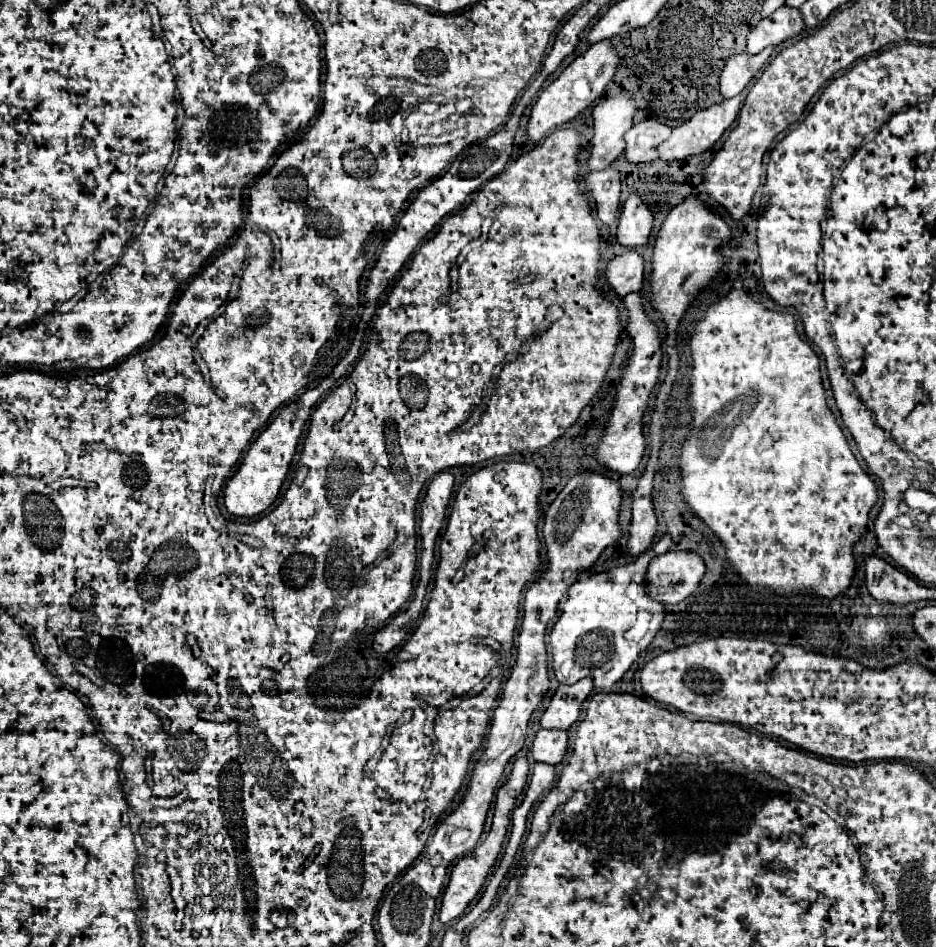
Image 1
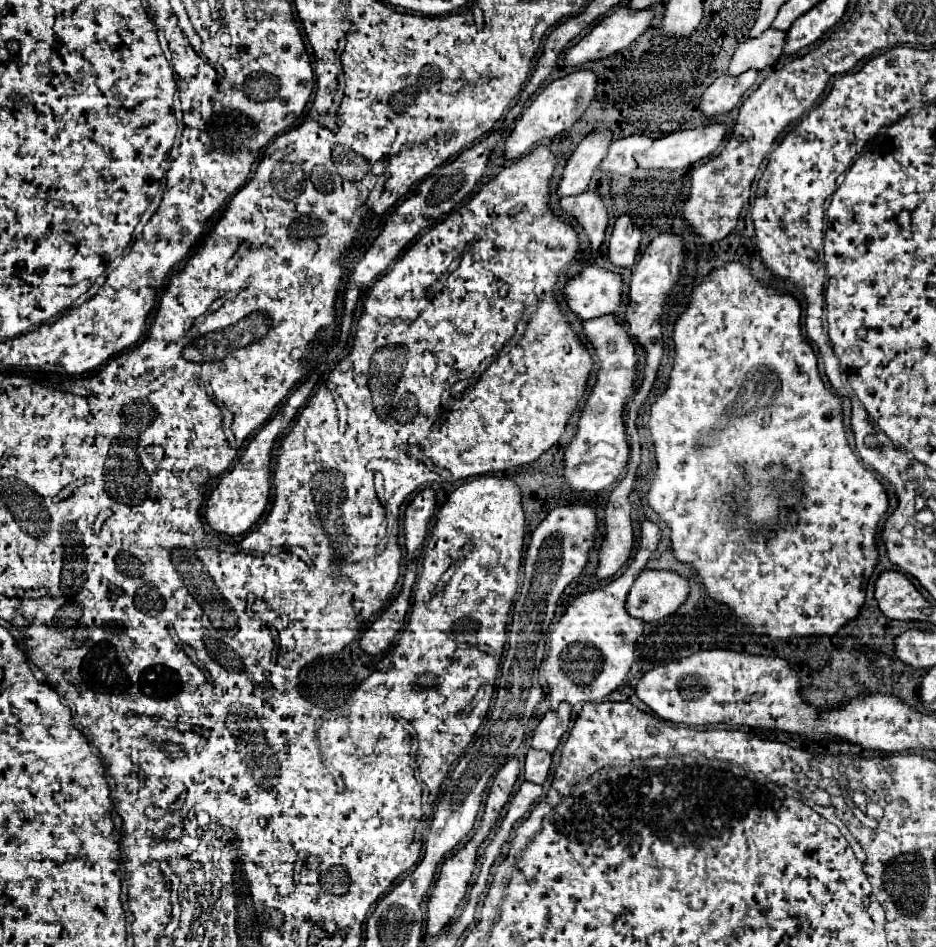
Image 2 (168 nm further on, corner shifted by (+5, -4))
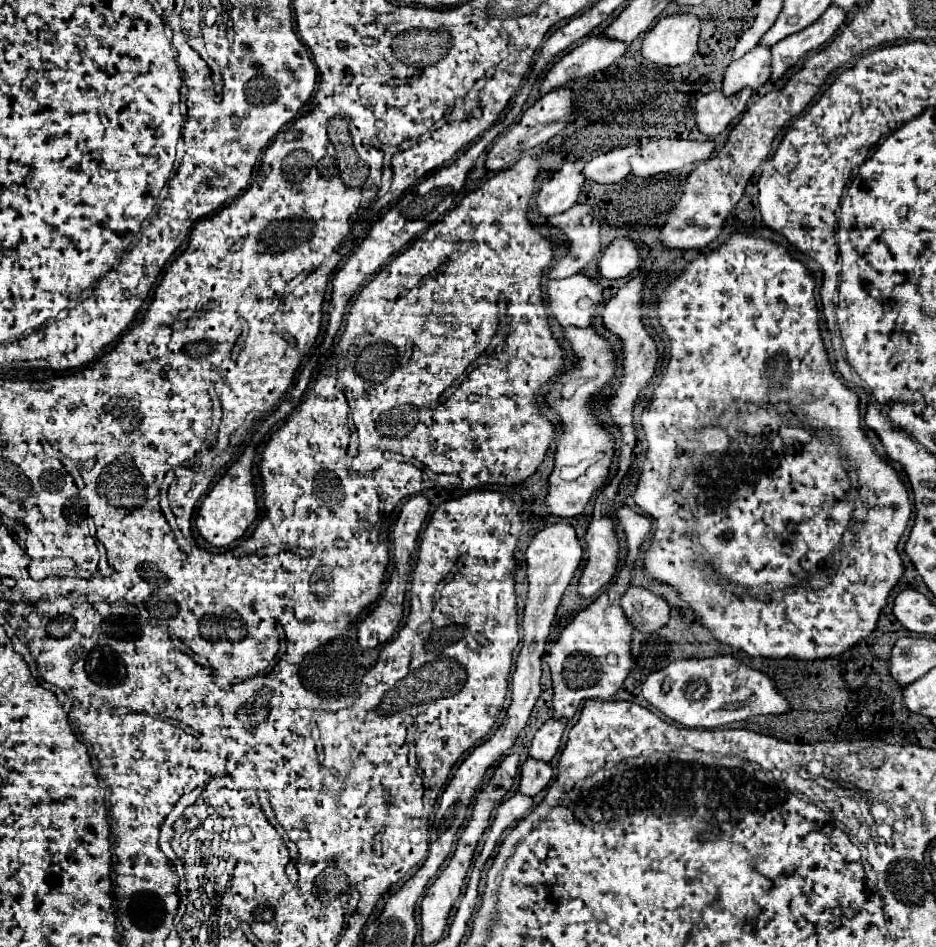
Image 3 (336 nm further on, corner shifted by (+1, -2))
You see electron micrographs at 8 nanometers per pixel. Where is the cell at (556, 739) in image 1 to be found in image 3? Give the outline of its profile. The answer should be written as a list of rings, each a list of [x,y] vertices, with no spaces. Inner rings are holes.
[[[526,759],[526,763],[522,765],[520,771],[520,787],[518,791],[522,795],[538,795],[552,779],[552,767],[544,761],[534,761],[534,759]]]

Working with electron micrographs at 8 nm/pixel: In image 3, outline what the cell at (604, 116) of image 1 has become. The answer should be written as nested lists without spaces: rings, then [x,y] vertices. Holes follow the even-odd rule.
[[[568,161],[558,171],[554,171],[546,181],[542,181],[536,197],[536,211],[542,217],[564,213],[576,203],[582,185],[586,183],[586,177],[582,177],[582,169],[582,161]]]

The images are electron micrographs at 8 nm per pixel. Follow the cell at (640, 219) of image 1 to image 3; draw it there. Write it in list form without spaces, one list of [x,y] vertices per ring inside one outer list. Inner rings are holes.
[[[628,237],[614,239],[602,253],[598,261],[598,275],[604,279],[622,279],[628,277],[640,265],[640,255]]]

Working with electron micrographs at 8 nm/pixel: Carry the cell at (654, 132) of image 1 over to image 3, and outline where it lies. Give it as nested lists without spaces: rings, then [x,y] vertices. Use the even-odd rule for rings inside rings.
[[[624,147],[624,149],[614,149],[608,153],[602,153],[594,157],[592,161],[586,163],[584,175],[586,179],[594,183],[618,183],[630,173],[630,163],[628,159],[638,151],[638,147]]]

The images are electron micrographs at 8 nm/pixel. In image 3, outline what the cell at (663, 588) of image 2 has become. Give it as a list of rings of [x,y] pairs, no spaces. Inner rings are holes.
[[[628,587],[622,595],[620,605],[630,625],[644,633],[654,633],[668,623],[668,603],[644,587]]]

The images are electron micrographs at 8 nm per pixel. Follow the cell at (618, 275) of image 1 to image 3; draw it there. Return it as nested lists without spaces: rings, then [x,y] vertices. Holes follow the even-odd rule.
[[[574,275],[546,285],[550,315],[560,327],[588,327],[604,299],[604,287],[586,275]]]

